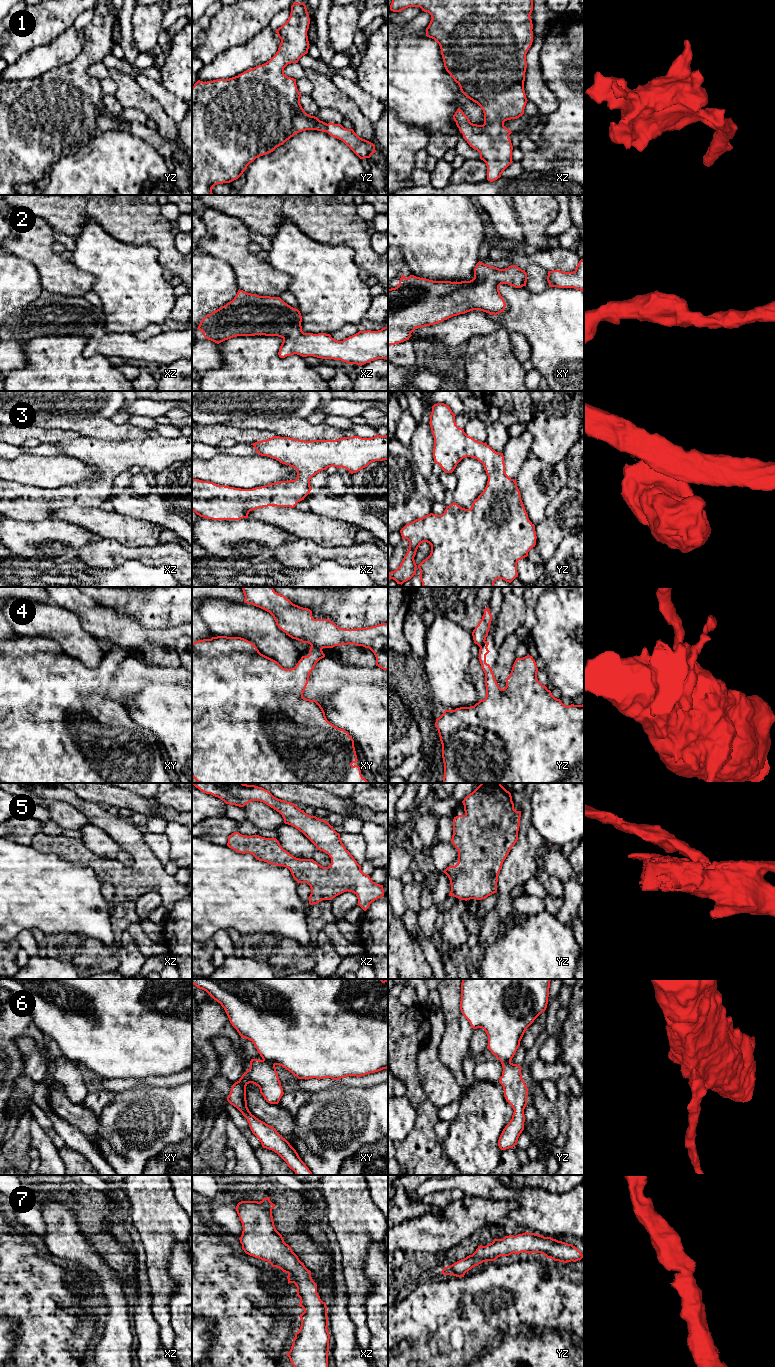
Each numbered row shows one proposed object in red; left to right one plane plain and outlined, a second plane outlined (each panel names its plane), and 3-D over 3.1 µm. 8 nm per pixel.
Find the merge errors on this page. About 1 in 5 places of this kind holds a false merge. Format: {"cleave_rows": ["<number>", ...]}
{"cleave_rows": ["4", "6"]}

